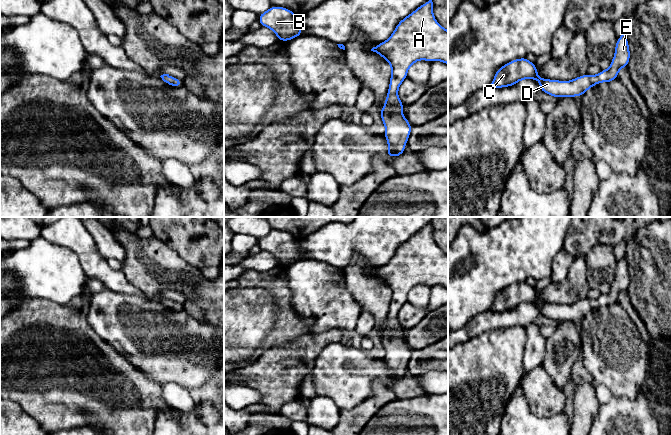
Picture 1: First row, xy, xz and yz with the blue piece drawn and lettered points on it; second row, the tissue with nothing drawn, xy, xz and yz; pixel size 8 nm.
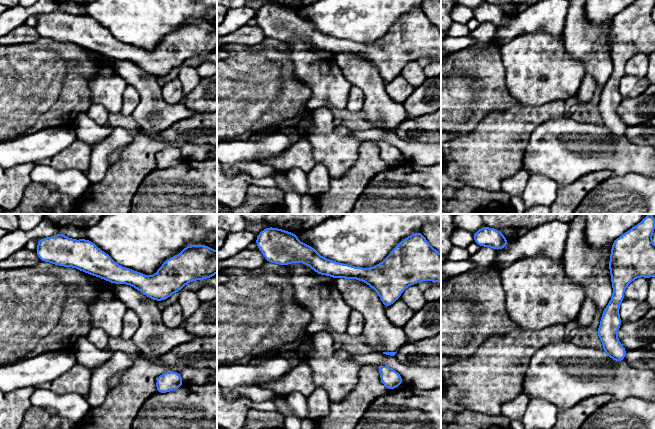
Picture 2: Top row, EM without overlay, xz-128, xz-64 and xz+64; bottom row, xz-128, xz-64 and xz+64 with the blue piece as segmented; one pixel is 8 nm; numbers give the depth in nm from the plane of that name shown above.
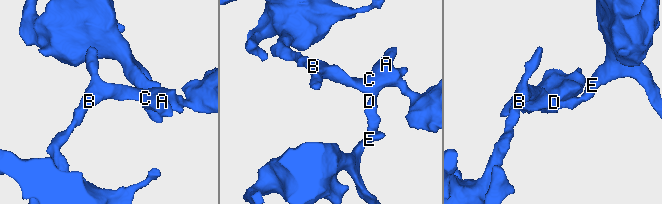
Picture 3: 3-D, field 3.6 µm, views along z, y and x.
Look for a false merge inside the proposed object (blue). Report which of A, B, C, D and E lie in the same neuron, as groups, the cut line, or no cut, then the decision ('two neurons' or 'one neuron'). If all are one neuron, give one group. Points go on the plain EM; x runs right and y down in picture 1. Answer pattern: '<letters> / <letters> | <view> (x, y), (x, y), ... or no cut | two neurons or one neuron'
A B C D E | no cut | one neuron

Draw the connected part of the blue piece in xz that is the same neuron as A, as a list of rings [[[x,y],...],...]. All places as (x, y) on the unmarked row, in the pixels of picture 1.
[[[430,223],[403,242],[392,259],[371,275],[391,289],[389,313],[380,339],[388,366],[386,381],[398,381],[405,375],[412,352],[402,337],[404,328],[398,321],[398,313],[407,302],[408,293],[418,284],[442,285],[448,289],[448,255],[436,245]]]

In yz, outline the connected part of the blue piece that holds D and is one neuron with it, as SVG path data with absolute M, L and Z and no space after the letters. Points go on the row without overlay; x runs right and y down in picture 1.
M624 256L618 261L615 269L615 278L607 294L601 294L598 299L585 298L570 305L550 304L541 302L537 298L537 291L526 281L514 283L500 291L494 299L489 311L504 312L517 308L520 304L533 303L540 307L540 315L551 321L577 321L597 307L612 306L617 303L621 292L627 291L630 285L630 273Z

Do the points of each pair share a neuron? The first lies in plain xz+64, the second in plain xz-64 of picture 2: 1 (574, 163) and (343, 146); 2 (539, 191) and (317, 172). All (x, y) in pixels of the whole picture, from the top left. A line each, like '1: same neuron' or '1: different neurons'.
1: same neuron
2: same neuron

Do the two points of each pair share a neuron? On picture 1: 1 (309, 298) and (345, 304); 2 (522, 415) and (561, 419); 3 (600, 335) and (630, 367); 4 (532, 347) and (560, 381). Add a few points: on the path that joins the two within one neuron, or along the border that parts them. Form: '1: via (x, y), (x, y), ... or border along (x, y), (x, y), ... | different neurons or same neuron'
1: via (318, 298), (325, 298), (336, 304) | same neuron
2: via (532, 424), (551, 424) | same neuron
3: via (608, 343), (622, 359) | same neuron
4: border along (546, 339), (545, 357), (540, 365) | different neurons

